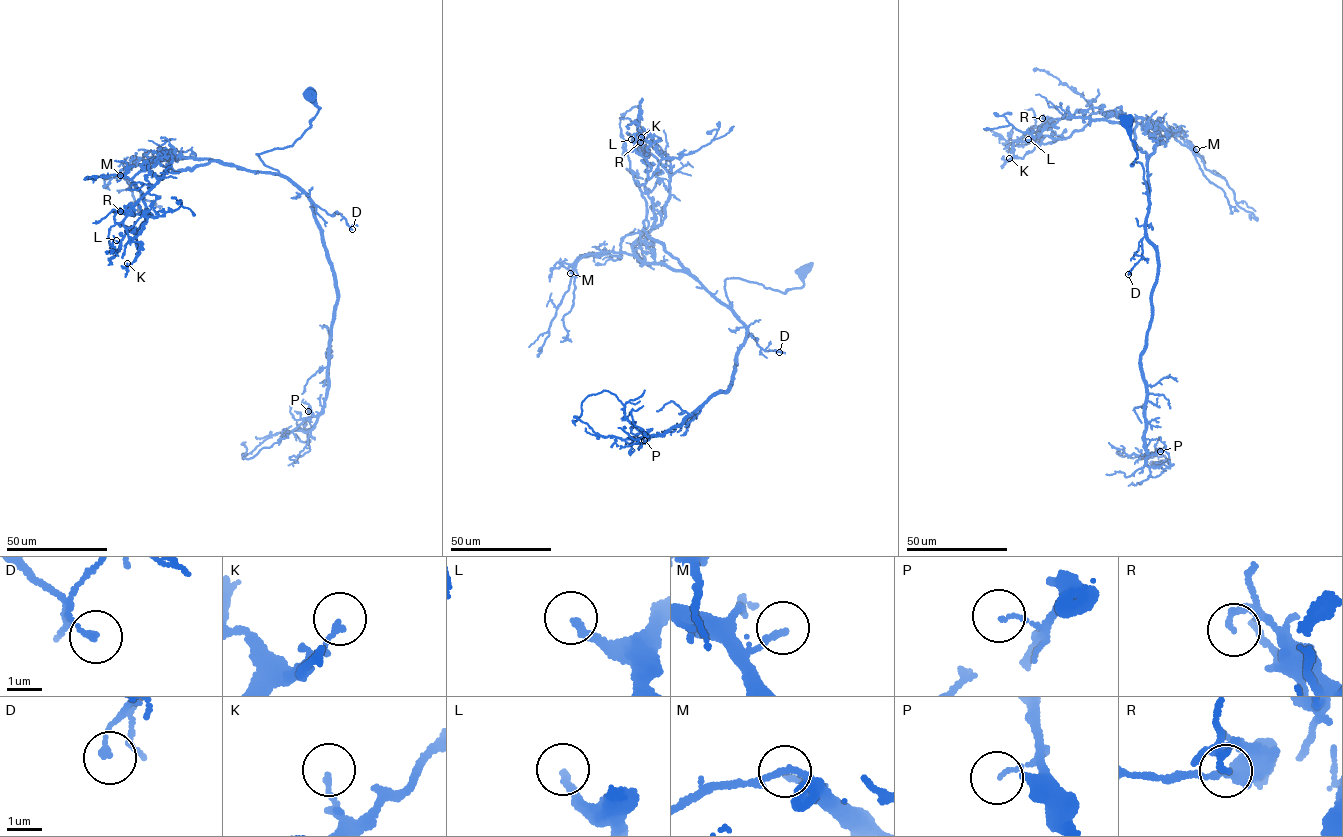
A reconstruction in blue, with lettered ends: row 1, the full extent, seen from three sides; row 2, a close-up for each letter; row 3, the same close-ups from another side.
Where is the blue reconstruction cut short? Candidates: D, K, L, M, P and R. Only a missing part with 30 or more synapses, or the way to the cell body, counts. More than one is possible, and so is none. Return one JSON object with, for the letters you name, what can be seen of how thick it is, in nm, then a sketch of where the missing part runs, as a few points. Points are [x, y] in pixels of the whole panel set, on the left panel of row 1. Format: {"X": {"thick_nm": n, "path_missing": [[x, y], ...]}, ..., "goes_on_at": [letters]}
{"L": {"thick_nm": 200, "path_missing": [[116, 240], [108, 238], [96, 249]]}, "goes_on_at": ["L"]}

